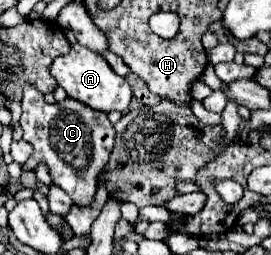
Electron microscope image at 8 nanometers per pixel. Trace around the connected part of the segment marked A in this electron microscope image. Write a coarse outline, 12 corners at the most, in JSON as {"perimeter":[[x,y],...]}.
{"perimeter":[[74,44],[50,72],[70,98],[124,112],[130,84]]}

